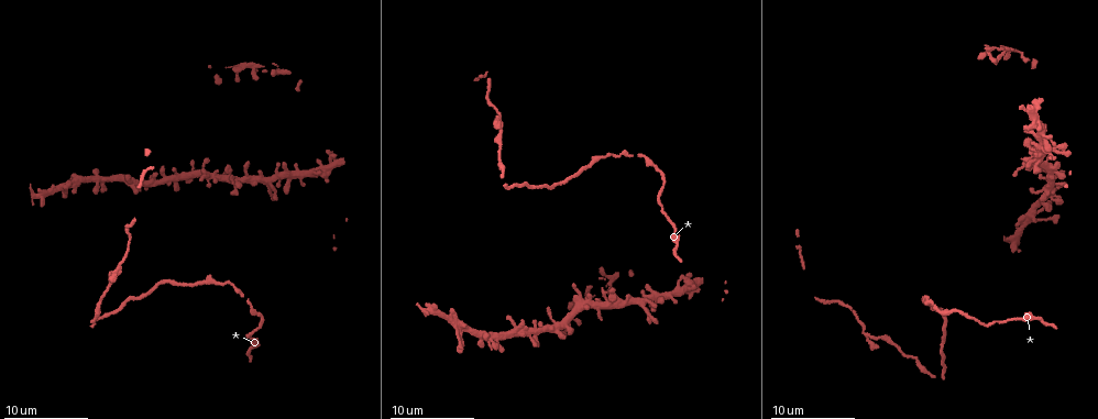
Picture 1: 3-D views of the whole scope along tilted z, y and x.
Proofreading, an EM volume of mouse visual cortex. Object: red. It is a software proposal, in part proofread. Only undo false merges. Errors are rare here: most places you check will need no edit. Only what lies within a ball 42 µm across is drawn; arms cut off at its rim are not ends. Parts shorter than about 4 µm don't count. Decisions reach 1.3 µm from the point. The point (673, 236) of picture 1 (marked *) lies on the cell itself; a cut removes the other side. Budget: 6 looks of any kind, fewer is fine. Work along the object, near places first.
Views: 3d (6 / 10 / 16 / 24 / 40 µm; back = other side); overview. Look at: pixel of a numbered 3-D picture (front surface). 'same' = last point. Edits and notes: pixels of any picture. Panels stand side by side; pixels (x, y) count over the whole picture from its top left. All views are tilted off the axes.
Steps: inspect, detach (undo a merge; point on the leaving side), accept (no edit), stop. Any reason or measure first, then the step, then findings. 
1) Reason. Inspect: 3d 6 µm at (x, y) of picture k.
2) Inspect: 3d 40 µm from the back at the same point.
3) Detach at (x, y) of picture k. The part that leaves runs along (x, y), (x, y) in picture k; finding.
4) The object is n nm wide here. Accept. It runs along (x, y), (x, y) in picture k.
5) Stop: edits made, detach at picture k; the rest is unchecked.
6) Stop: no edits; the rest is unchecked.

Inspect: 3d 6 µm at (589, 165) of picture 1.

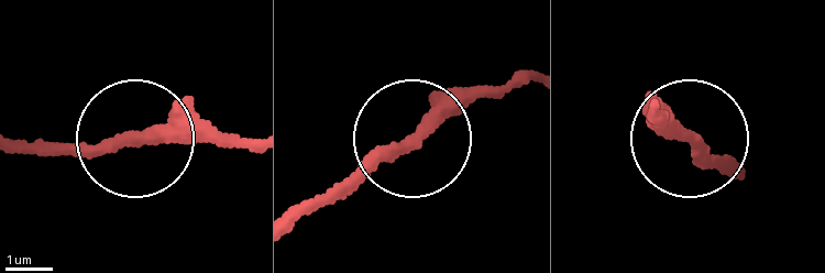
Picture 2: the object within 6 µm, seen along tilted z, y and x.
Accept. It runs along (532, 78), (453, 100), (317, 211) in picture 2; continuous, no second cell.

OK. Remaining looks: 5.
Inspect: 3d 10 µm at (247, 175) of picture 1.

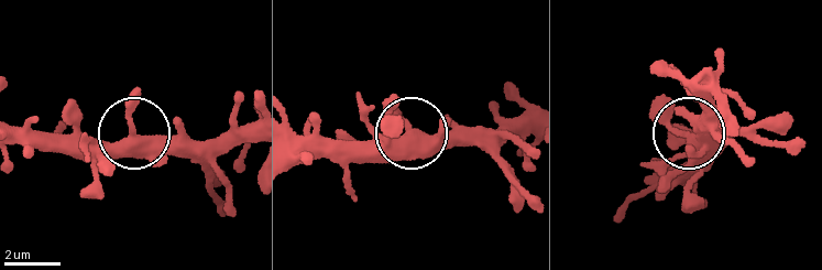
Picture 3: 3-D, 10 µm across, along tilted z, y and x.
The side arm is 19 µm long. Accept. Continuous, no second cell.

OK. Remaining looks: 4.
Inspect: 3d 16 µm at (285, 164) of picture 1.

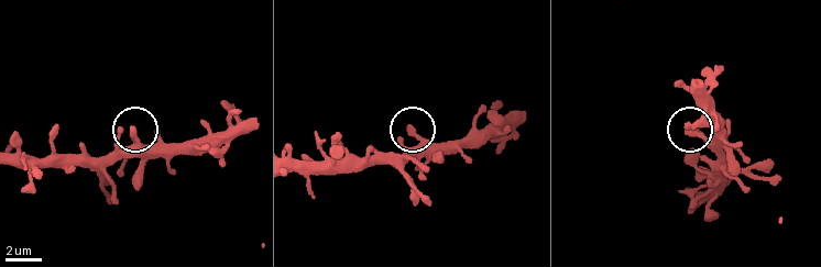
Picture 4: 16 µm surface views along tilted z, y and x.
Inspect: 3d 6 µm at (410, 132) of picture 4.

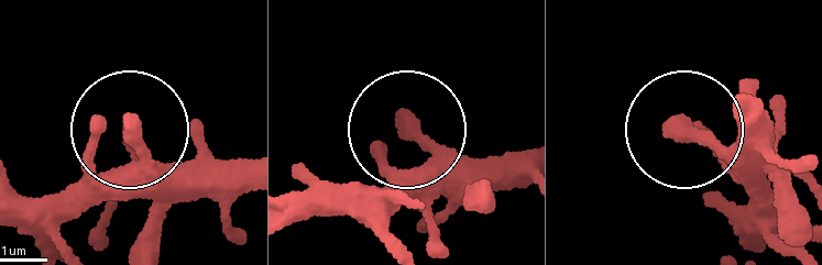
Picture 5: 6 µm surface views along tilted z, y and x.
The object is 420 nm wide here. Accept. All the same cell.

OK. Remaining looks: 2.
Stop: no edits; the rest is unchecked.

